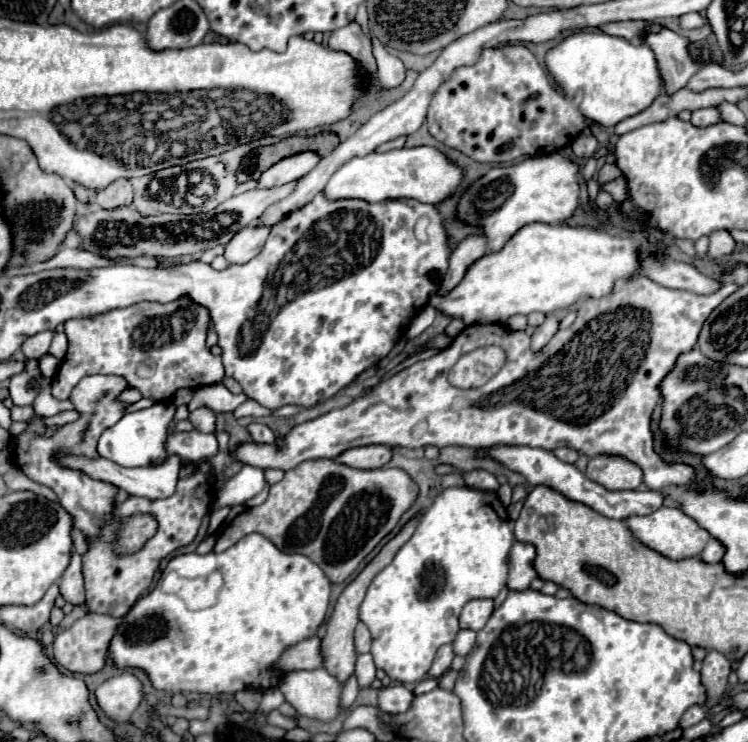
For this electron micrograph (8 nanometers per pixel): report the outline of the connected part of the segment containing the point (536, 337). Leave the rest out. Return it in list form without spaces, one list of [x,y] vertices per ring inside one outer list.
[[[547,315],[545,323],[535,329],[535,333],[533,333],[533,337],[531,337],[531,349],[533,349],[535,353],[541,351],[541,349],[549,343],[549,339],[557,333],[557,325],[559,325],[559,323],[557,323],[555,315]]]

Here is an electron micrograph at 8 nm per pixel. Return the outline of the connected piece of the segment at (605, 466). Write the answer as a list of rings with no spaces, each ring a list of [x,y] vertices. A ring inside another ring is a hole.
[[[595,455],[589,459],[585,475],[605,489],[637,489],[643,483],[643,471],[621,455]]]

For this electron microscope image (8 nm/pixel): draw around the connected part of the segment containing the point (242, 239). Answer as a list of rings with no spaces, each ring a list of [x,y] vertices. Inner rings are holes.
[[[253,227],[241,229],[241,233],[237,233],[237,237],[233,237],[233,241],[229,241],[225,245],[227,263],[243,265],[243,263],[251,261],[261,251],[261,245],[265,243],[269,231],[271,229],[253,229]]]

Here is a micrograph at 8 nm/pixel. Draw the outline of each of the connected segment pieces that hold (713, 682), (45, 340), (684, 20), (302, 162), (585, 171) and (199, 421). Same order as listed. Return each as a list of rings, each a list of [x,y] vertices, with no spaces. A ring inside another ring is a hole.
[[[709,651],[701,667],[701,683],[707,691],[707,705],[713,705],[727,687],[727,677],[731,673],[731,663],[717,651]]]
[[[51,330],[41,331],[37,335],[31,335],[25,339],[25,343],[21,345],[21,351],[25,355],[25,359],[39,359],[49,351],[51,339],[53,339],[55,332]]]
[[[685,13],[685,15],[679,17],[679,27],[681,29],[699,29],[703,25],[709,25],[709,21],[701,13]]]
[[[309,151],[281,159],[257,179],[257,189],[269,189],[297,181],[299,177],[309,173],[317,165],[317,161],[319,161],[317,153],[309,153]]]
[[[593,157],[590,158],[581,170],[581,174],[585,181],[588,181],[591,178],[593,178],[593,175],[596,174],[601,169],[601,167],[605,165],[605,163],[606,163],[605,157],[599,159]]]
[[[199,407],[195,411],[189,413],[189,421],[193,423],[195,431],[201,431],[201,433],[213,433],[215,431],[215,411],[209,409],[209,407]]]

